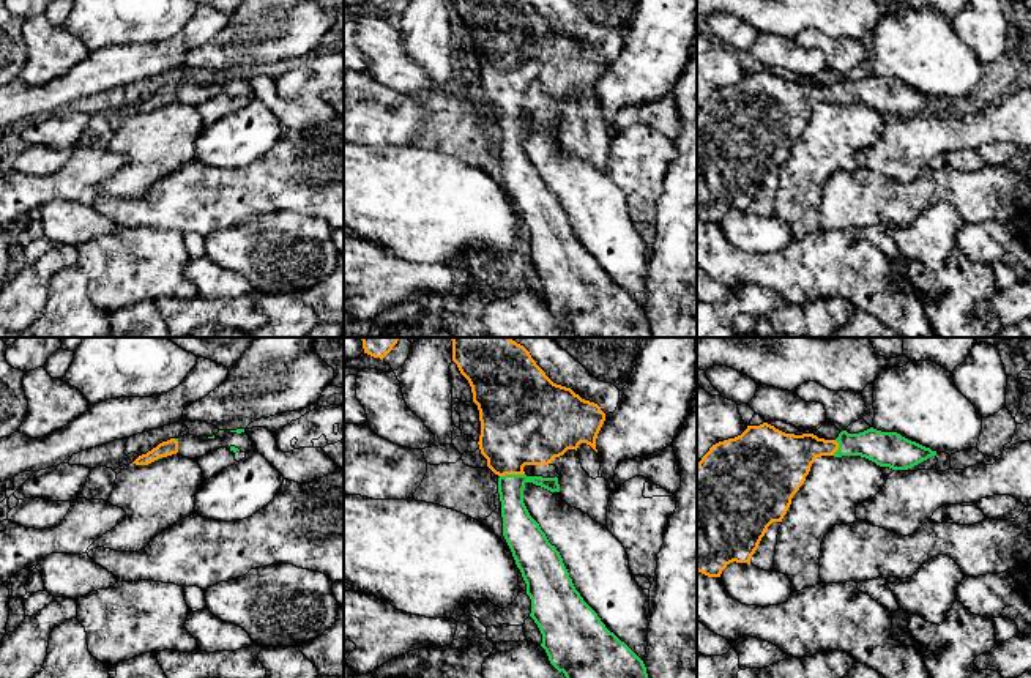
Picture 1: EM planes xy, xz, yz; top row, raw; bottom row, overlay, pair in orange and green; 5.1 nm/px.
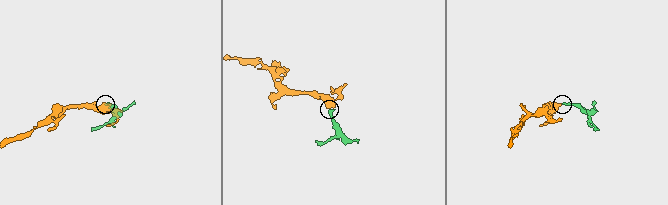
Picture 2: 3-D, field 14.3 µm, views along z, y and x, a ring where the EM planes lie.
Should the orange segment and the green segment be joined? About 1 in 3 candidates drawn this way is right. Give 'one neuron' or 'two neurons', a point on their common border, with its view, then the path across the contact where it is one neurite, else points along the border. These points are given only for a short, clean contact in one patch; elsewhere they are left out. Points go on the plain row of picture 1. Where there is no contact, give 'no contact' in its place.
one neuron; contact xz (511, 120)

